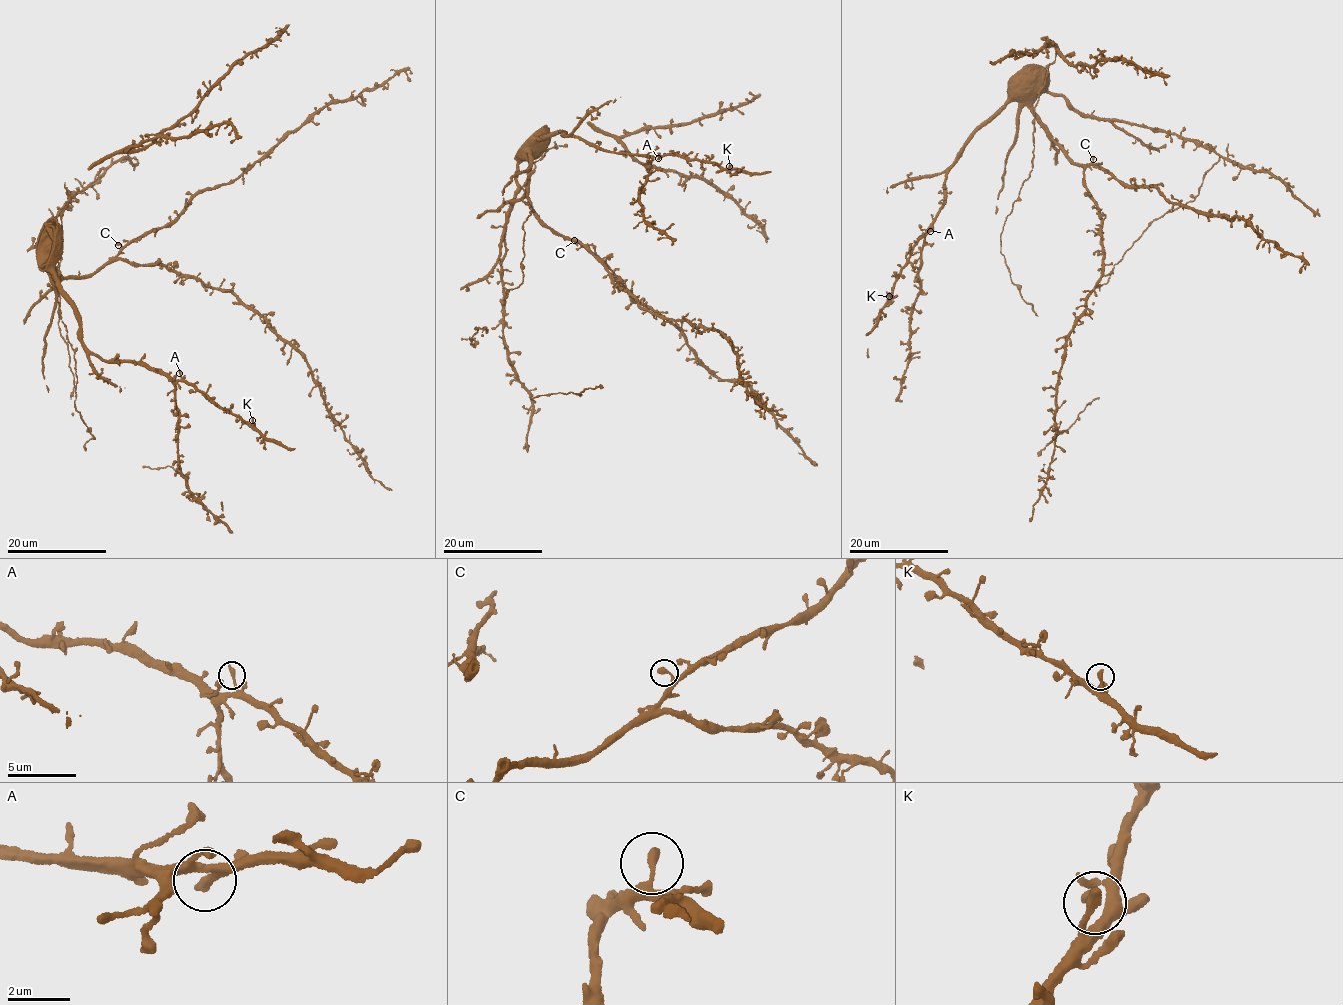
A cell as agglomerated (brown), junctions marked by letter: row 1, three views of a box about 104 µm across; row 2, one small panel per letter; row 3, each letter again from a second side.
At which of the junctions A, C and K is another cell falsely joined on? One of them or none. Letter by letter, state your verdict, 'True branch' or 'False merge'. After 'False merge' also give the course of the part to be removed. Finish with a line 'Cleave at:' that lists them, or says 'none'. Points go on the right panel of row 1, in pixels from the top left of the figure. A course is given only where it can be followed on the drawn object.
A: True branch
C: True branch
K: True branch
Cleave at: none

